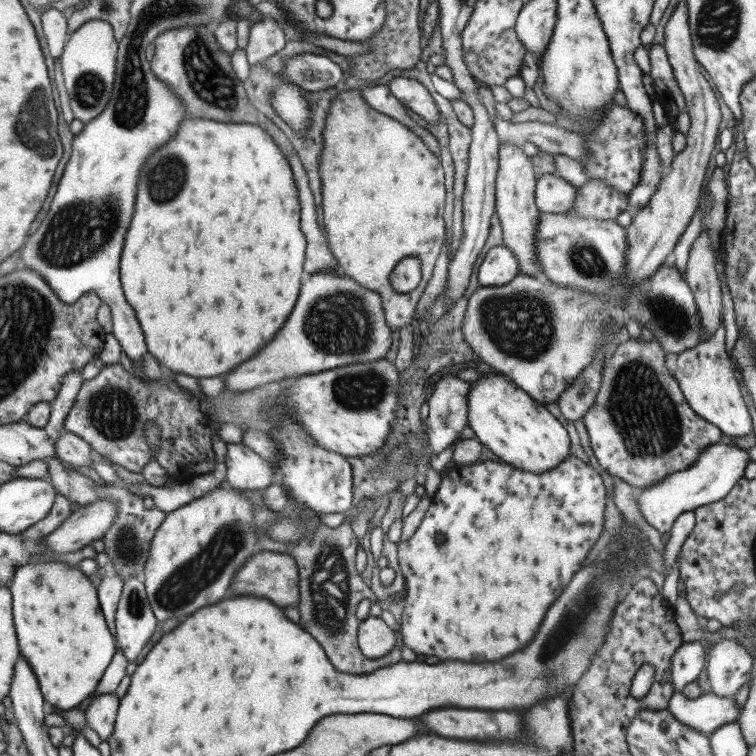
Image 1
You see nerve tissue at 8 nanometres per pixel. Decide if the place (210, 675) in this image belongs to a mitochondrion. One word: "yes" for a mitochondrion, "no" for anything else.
no

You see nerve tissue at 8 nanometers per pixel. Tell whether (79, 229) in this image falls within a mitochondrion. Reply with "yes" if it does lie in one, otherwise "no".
yes

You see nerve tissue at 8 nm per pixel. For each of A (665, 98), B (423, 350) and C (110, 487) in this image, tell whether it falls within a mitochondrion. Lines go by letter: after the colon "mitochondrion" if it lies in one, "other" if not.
A: other
B: other
C: other

